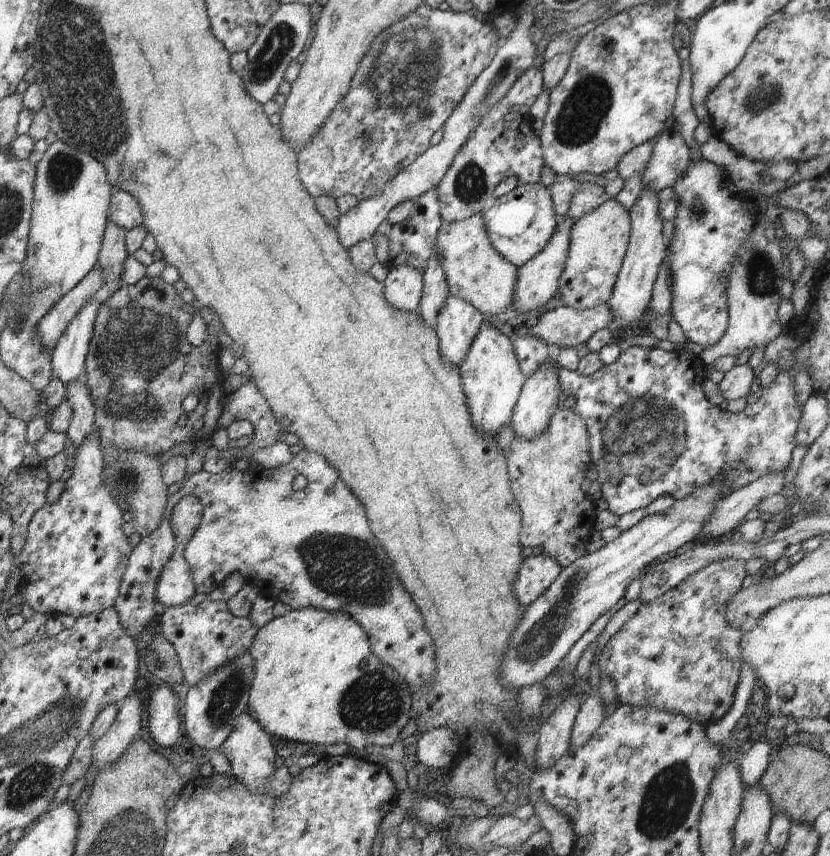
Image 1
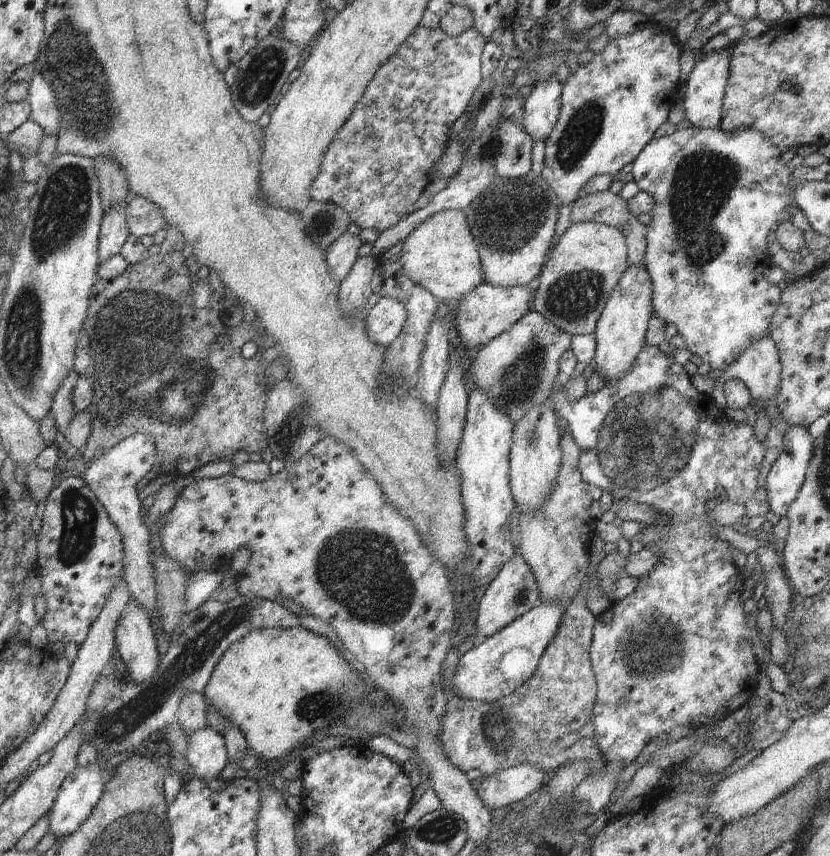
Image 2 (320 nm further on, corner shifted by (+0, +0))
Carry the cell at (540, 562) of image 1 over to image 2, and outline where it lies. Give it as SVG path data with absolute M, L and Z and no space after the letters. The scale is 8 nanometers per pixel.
M516 554L503 566L496 578L479 594L475 636L478 641L500 632L505 626L520 618L524 613L538 605L538 585L528 563Z

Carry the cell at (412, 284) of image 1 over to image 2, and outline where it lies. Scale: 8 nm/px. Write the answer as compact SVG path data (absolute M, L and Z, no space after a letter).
M381 297L379 302L365 311L365 329L374 344L389 346L398 338L407 317L404 305L390 297Z

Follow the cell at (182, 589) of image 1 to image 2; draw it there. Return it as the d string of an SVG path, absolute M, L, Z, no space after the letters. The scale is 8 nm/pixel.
M212 570L192 573L185 593L186 609L197 609L203 602L208 601L216 588L224 585L225 581L220 572Z

